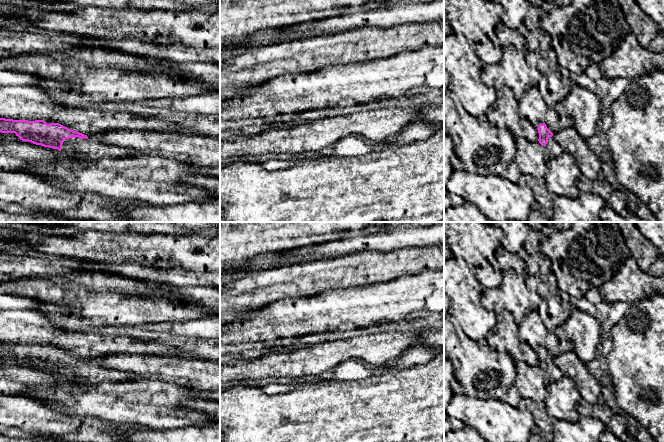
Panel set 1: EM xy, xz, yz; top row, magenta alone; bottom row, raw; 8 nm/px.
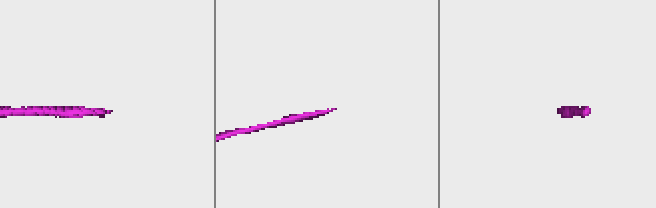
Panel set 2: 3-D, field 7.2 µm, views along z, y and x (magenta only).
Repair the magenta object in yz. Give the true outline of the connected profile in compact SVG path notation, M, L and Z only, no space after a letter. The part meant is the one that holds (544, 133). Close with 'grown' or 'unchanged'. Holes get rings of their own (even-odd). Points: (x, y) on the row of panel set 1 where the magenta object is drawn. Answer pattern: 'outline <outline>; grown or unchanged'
outline M540 124L537 128L539 133L539 143L545 148L549 159L559 157L563 152L555 141L553 133L547 128L546 124Z; grown

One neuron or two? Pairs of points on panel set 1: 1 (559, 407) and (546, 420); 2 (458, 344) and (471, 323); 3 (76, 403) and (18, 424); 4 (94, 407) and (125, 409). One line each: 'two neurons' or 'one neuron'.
1: two neurons
2: two neurons
3: two neurons
4: one neuron

